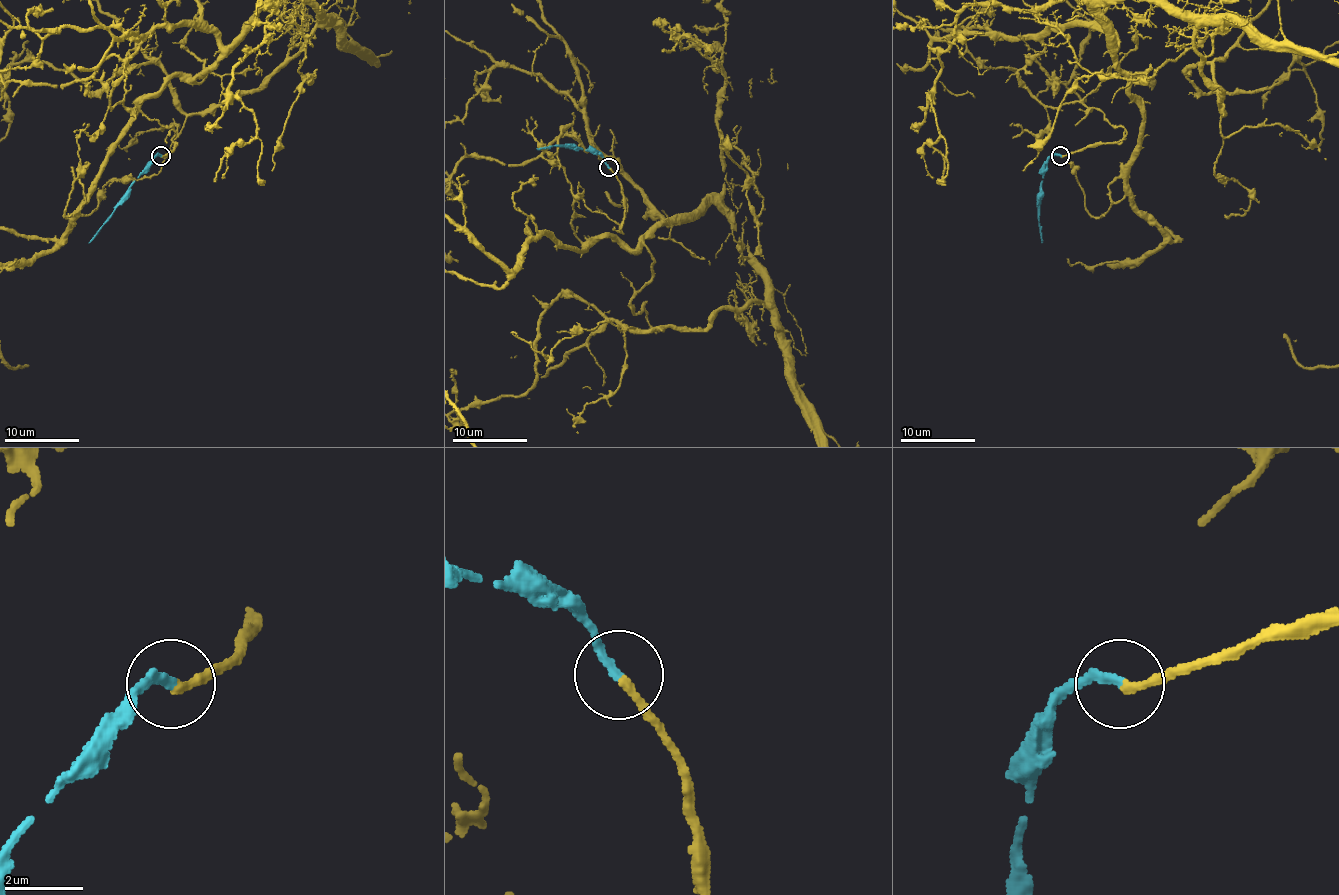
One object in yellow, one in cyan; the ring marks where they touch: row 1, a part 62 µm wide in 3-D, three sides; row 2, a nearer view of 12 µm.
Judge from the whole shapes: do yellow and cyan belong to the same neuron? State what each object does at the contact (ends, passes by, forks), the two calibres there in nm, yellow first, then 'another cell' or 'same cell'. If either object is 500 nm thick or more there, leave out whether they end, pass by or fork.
yellow ends | cyan ends | 220/240 nm | same cell

